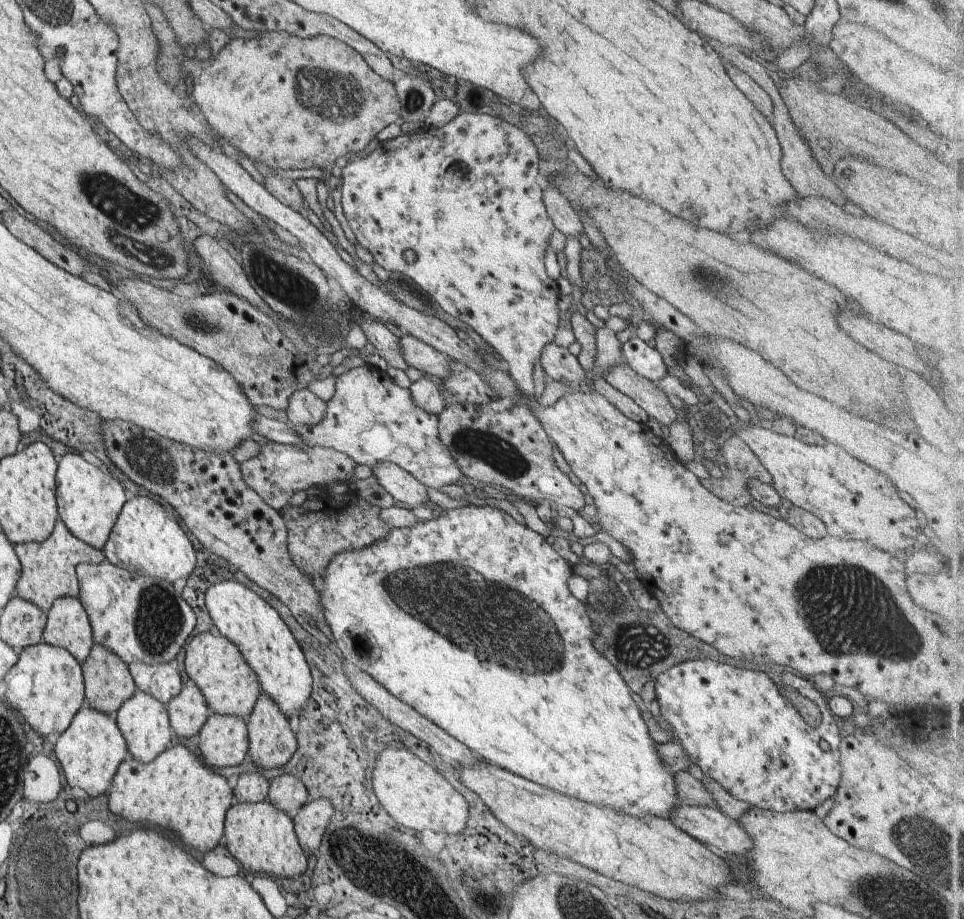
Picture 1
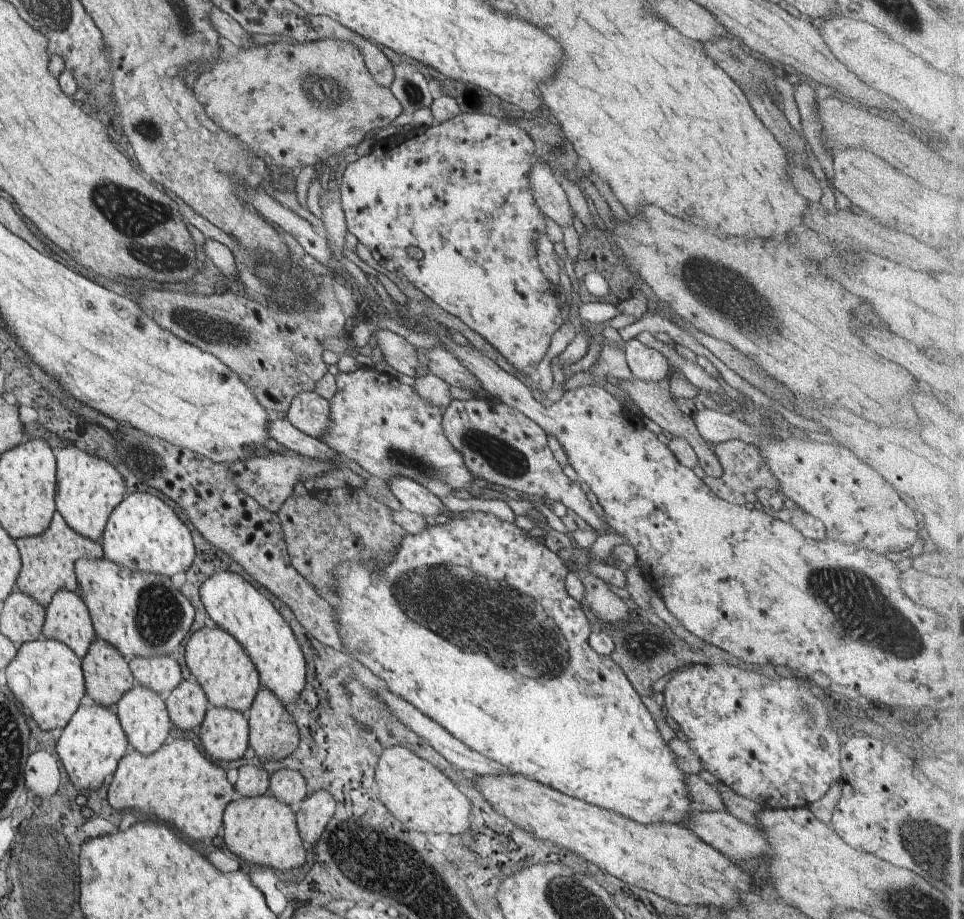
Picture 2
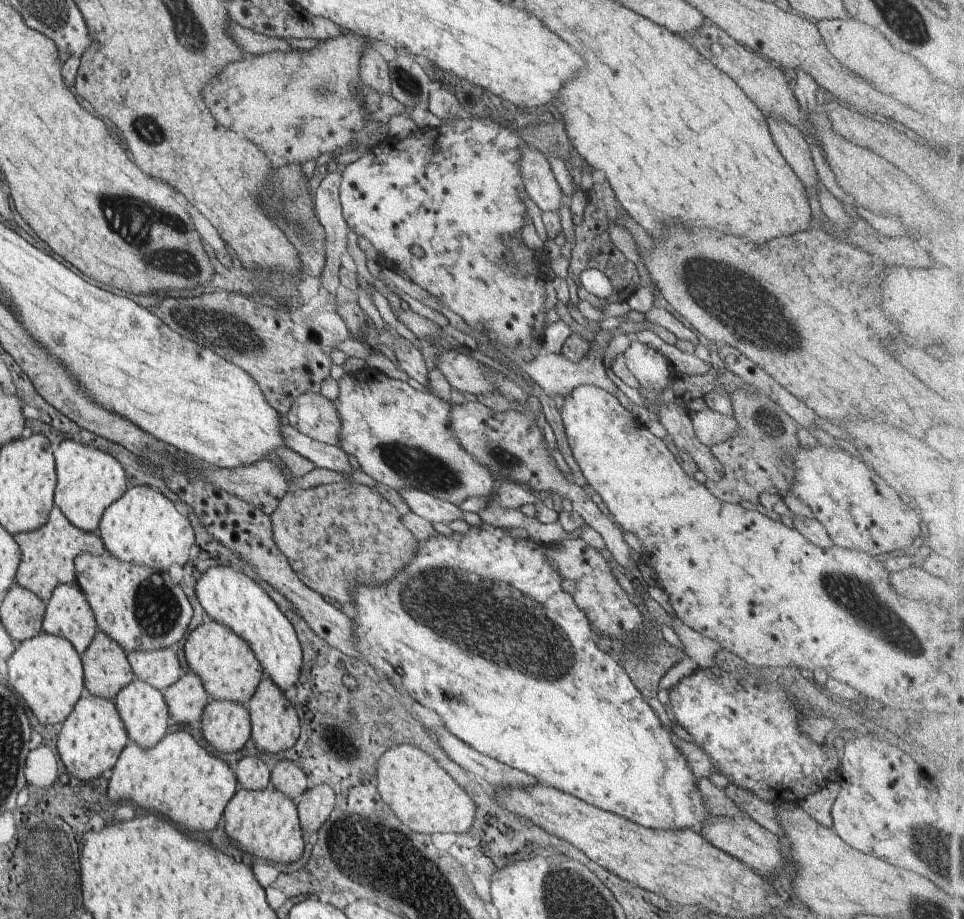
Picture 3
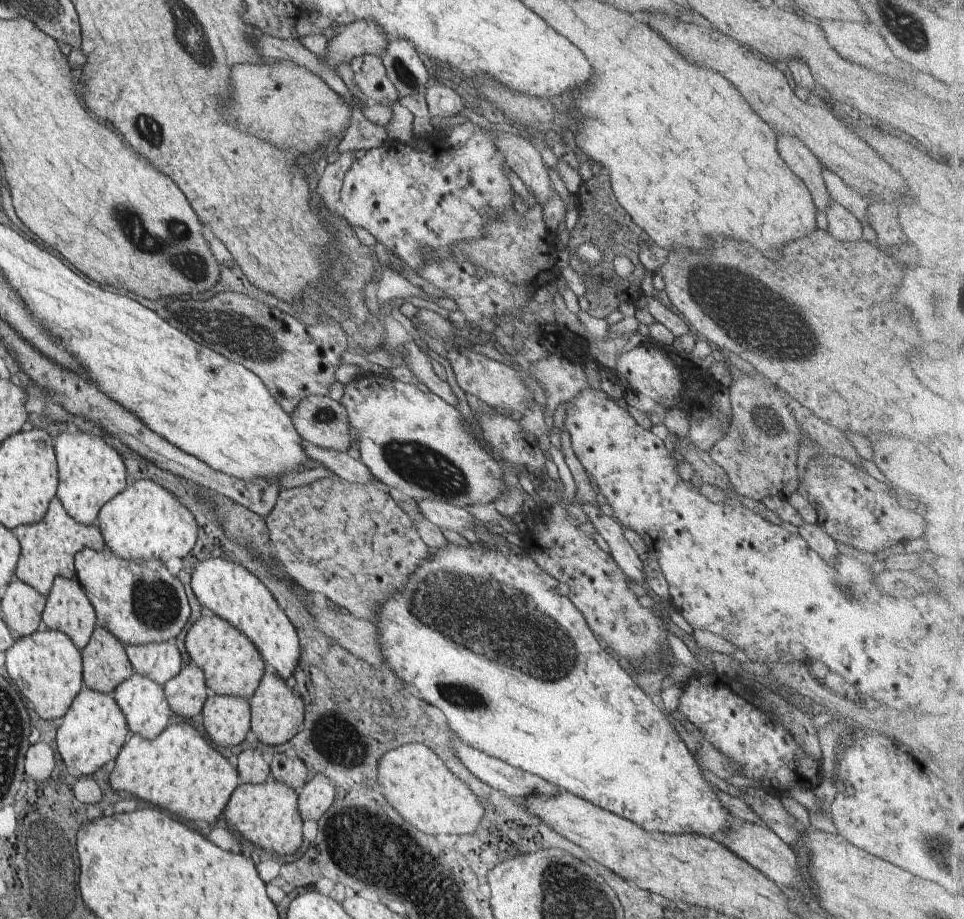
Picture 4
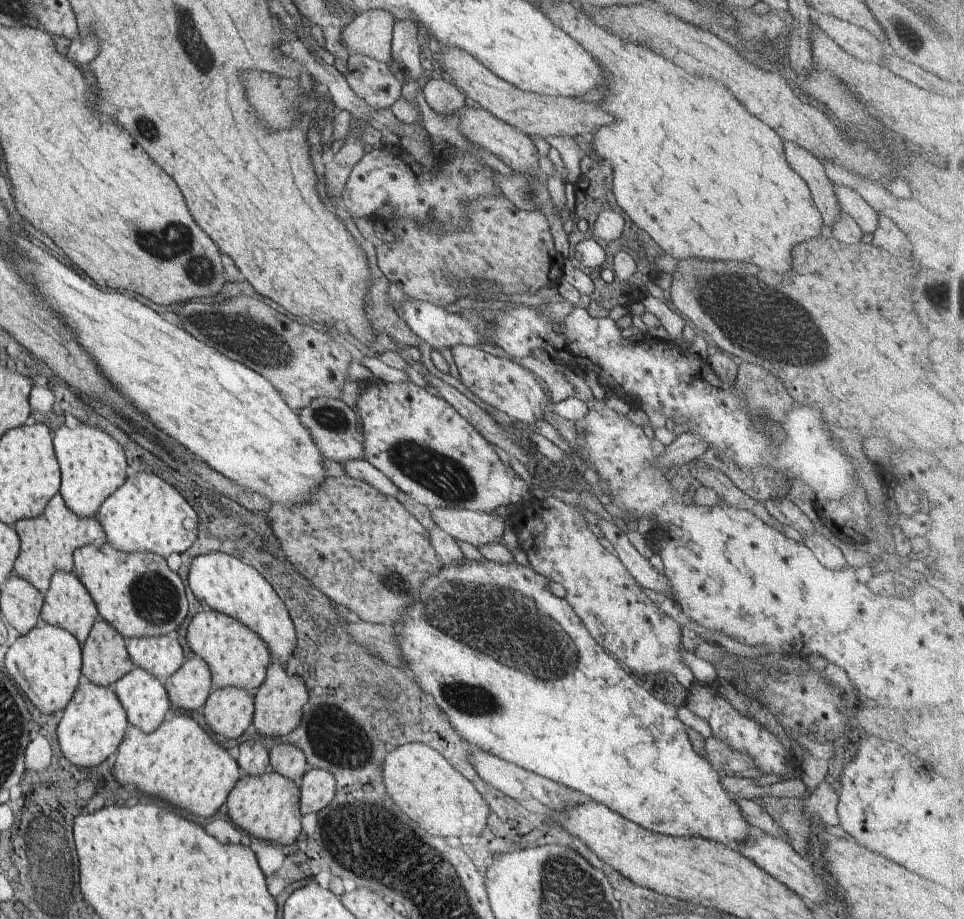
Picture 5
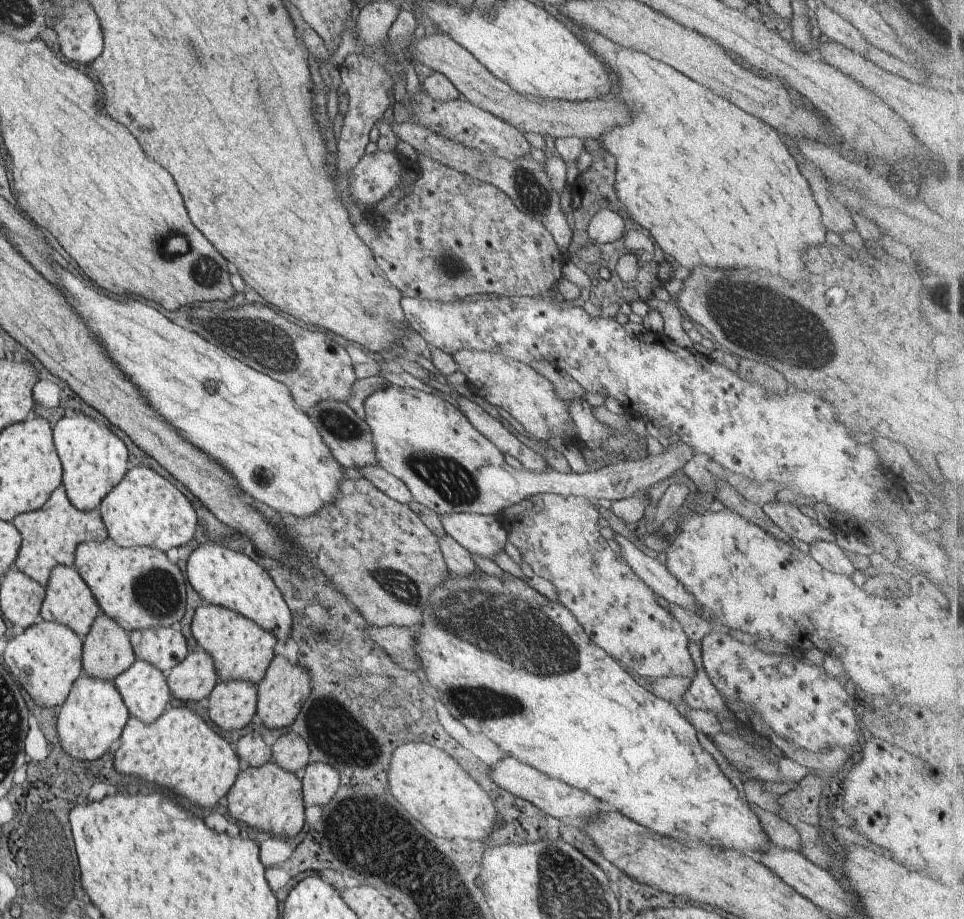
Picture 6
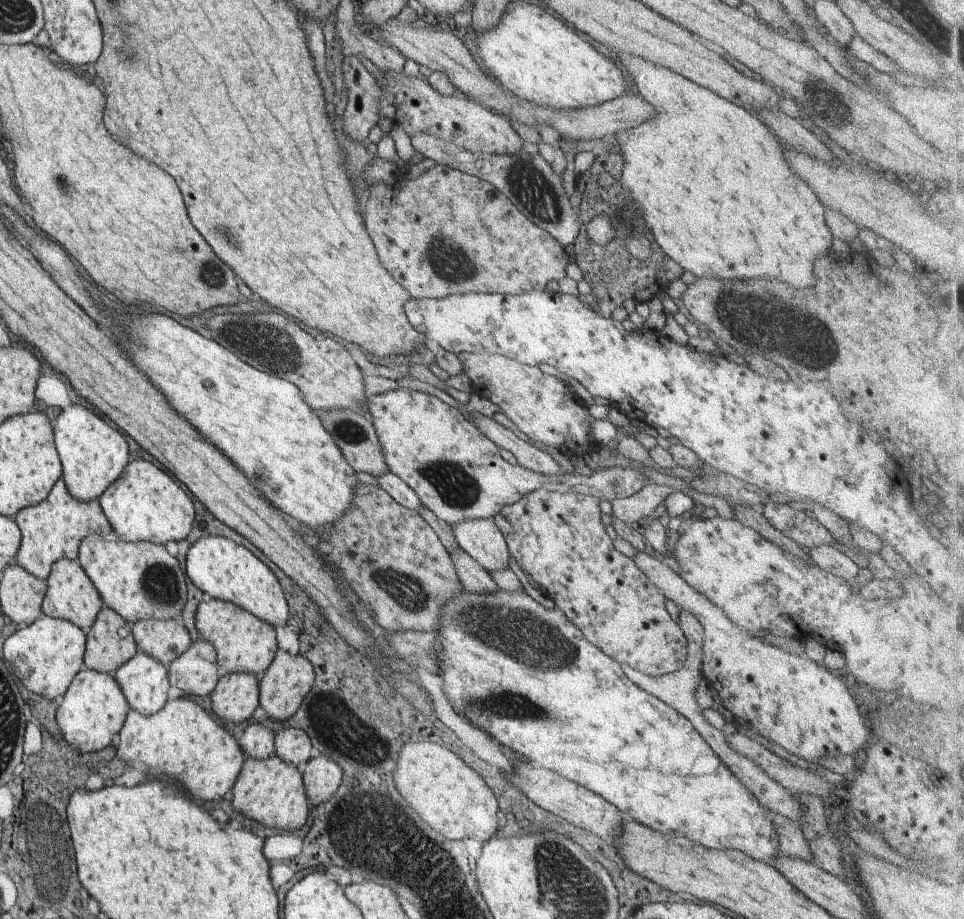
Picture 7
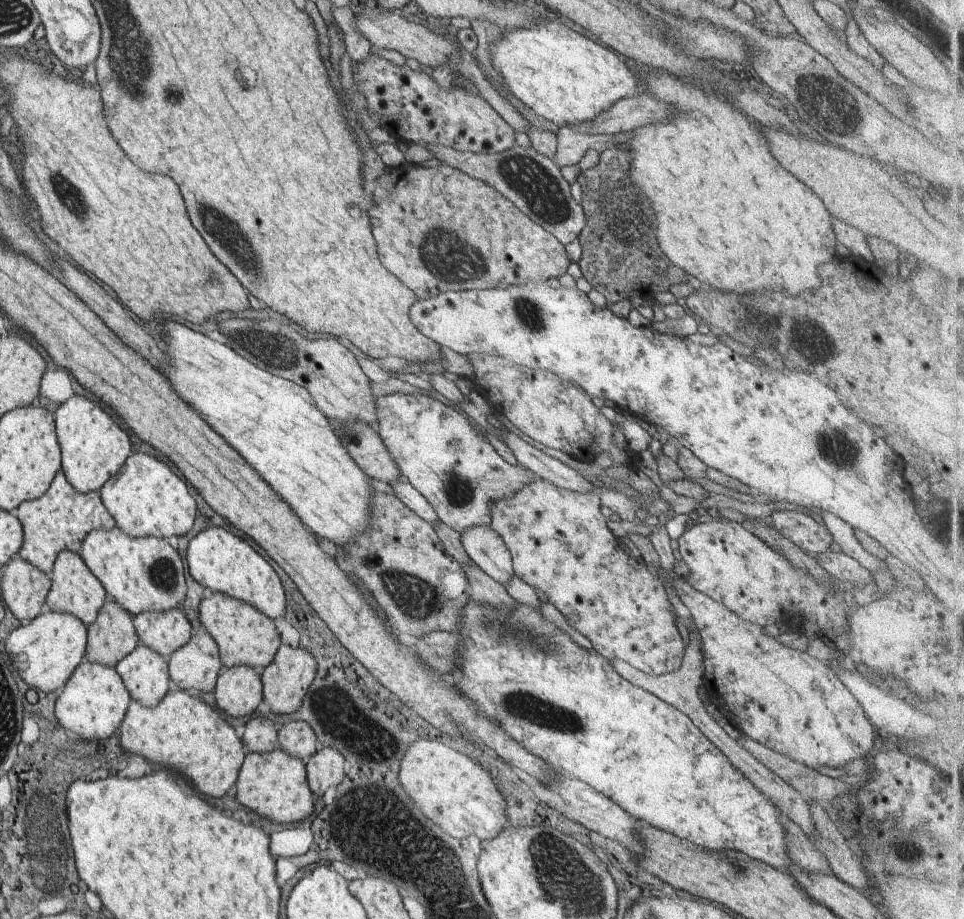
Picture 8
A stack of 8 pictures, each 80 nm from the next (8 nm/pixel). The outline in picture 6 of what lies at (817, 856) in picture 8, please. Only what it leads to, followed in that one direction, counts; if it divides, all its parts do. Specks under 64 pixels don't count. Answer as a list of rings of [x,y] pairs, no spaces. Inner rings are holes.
[[[752,805],[752,812],[758,816],[771,843],[778,848],[788,848],[794,852],[802,850],[802,838],[800,838],[798,830],[788,820],[784,820],[777,813],[763,810],[754,805]]]

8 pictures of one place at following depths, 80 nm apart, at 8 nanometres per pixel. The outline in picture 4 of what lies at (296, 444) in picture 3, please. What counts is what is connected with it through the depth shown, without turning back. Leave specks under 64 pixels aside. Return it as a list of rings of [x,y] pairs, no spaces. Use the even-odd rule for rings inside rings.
[[[302,439],[304,452],[308,452],[308,457],[320,464],[324,464],[339,478],[372,485],[378,478],[368,471],[368,468],[360,460],[354,460],[347,452],[336,452],[336,450],[324,450],[314,446],[312,442]]]

